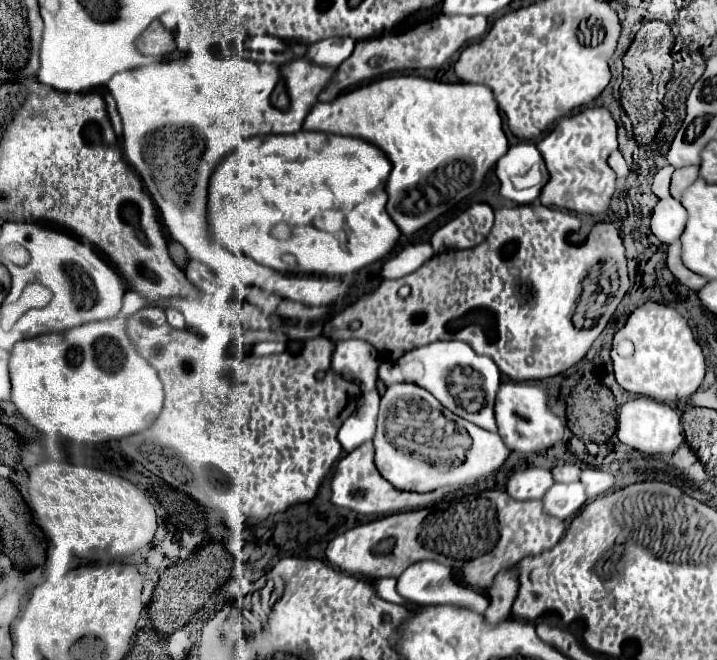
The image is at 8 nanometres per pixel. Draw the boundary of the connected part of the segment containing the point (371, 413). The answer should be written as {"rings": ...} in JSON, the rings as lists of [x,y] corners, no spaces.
{"rings":[[[373,389],[363,393],[357,411],[339,429],[339,443],[345,451],[353,451],[363,443],[373,441],[377,431],[377,413],[379,413],[377,391]]]}

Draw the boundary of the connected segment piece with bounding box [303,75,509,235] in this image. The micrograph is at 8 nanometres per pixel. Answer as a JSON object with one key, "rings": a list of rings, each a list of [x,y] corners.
{"rings":[[[415,75],[385,76],[347,91],[331,103],[317,103],[305,117],[303,129],[361,137],[385,151],[393,165],[387,181],[387,213],[405,235],[419,231],[475,193],[485,173],[509,149],[489,87],[449,85]]]}

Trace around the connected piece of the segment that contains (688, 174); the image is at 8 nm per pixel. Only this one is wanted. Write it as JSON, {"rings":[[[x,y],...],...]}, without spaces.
{"rings":[[[681,167],[675,169],[673,179],[671,179],[671,195],[675,199],[681,199],[681,193],[699,177],[699,167]]]}

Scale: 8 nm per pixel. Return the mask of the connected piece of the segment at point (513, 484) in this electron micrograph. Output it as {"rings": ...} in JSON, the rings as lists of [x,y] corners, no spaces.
{"rings":[[[525,469],[517,471],[507,481],[507,493],[517,501],[531,501],[531,499],[543,499],[543,495],[549,491],[549,487],[555,483],[549,469]]]}

